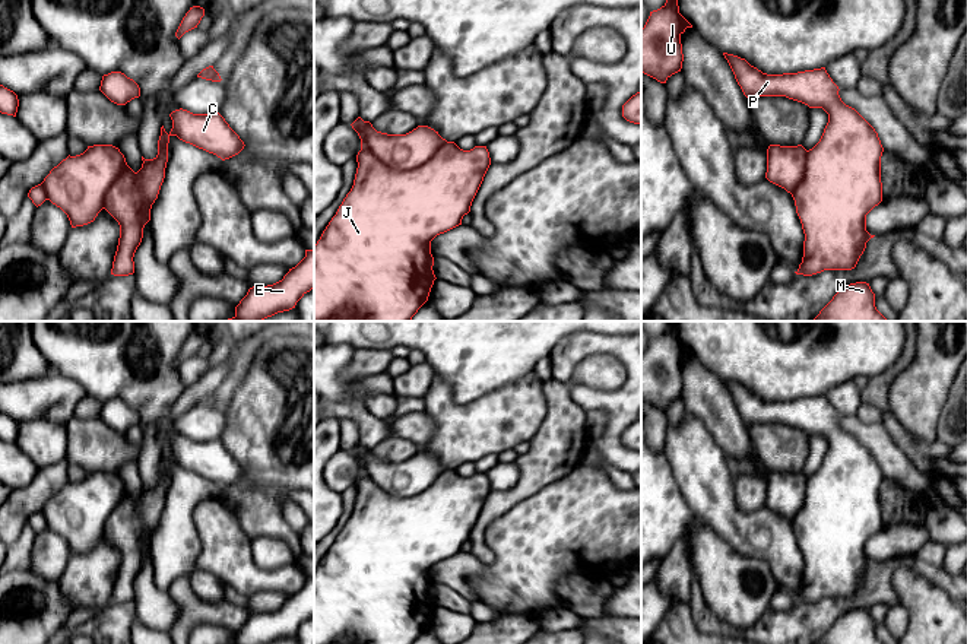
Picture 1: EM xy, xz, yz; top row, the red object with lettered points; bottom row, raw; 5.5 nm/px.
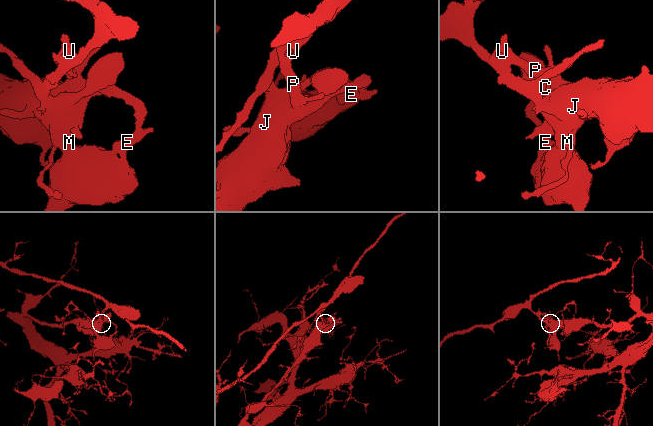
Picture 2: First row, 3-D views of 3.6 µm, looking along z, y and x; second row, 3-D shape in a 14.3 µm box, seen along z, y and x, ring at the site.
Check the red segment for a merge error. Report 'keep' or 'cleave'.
cleave

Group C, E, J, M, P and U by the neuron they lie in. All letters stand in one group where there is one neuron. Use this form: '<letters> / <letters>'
C E J P / M U

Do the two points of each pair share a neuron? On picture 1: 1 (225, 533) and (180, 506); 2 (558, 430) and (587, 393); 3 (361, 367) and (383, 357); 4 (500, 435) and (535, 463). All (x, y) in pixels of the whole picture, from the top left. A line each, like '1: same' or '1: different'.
1: different
2: different
3: same
4: different

